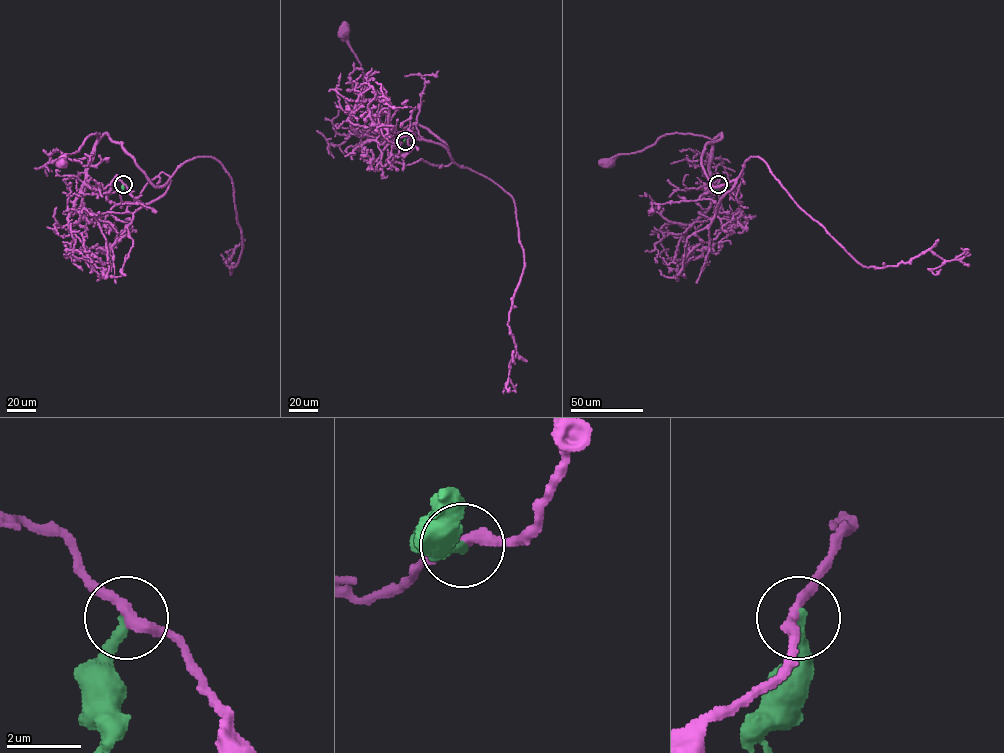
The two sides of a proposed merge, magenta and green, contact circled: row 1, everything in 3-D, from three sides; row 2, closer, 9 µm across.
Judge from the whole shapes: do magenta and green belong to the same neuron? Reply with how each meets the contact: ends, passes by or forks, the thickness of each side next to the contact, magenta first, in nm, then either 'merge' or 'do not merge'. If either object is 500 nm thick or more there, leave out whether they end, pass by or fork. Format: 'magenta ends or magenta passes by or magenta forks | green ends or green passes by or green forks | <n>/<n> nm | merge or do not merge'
magenta passes by | green ends | 300/300 nm | do not merge

